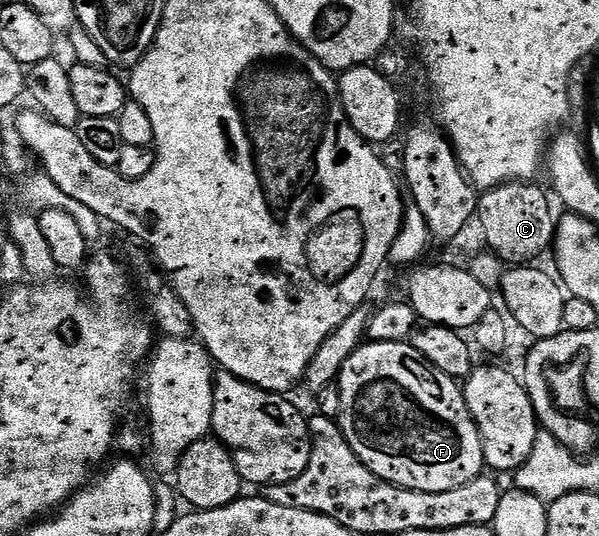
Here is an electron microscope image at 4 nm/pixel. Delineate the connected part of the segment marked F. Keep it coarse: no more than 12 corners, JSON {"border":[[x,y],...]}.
{"border":[[404,342],[343,364],[339,425],[419,492],[482,477],[458,379]]}

